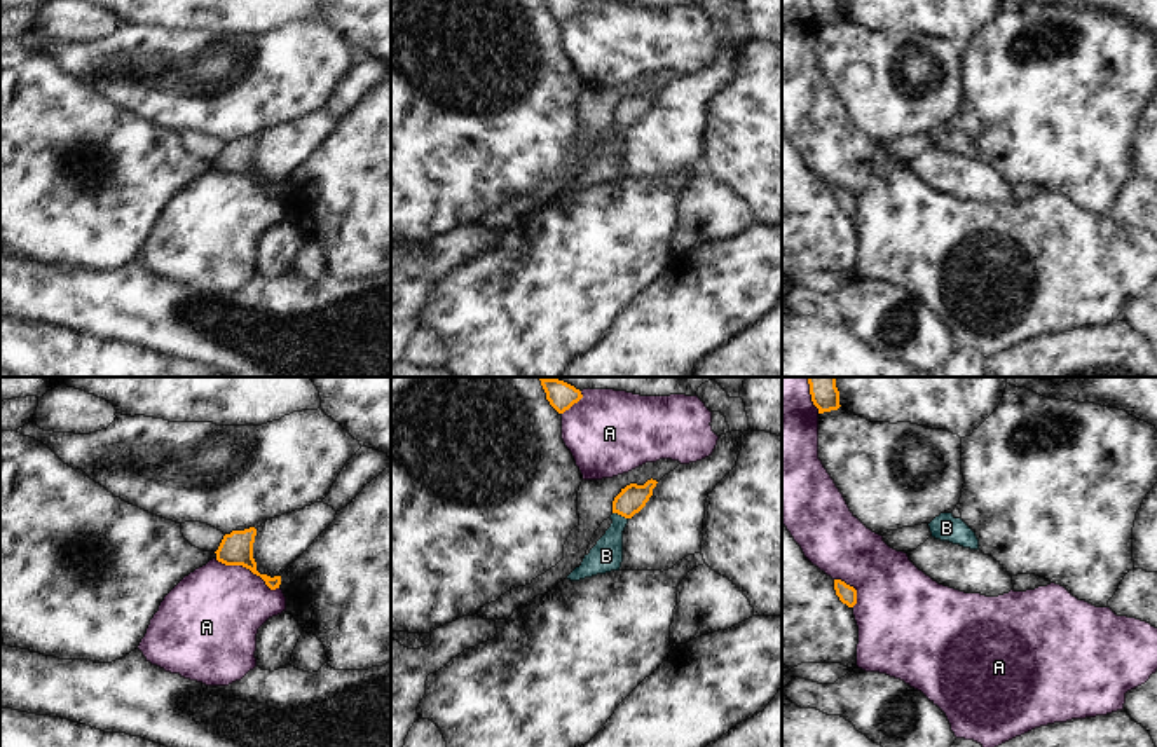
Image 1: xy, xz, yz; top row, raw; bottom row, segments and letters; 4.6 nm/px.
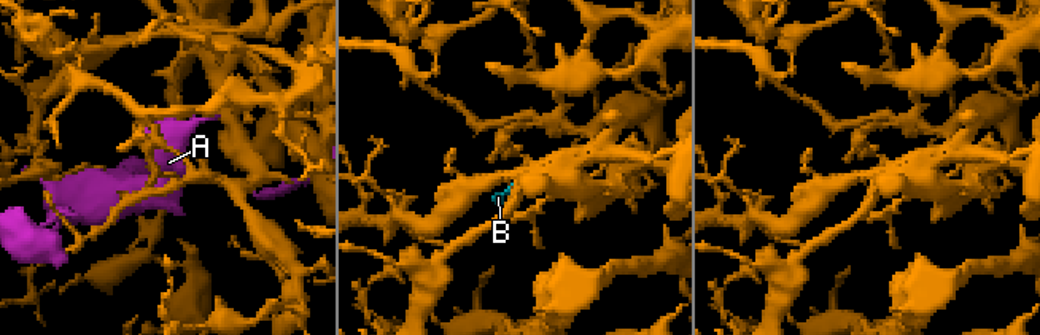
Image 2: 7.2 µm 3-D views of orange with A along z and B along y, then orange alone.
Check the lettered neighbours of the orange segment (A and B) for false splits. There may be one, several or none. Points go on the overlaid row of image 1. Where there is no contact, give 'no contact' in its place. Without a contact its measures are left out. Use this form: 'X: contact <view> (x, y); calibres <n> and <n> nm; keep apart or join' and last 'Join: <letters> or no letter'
A: contact xy (246, 568); calibres 160 and 420 nm; keep apart
B: contact xz (620, 513); calibres 120 and 150 nm; join
Join: B

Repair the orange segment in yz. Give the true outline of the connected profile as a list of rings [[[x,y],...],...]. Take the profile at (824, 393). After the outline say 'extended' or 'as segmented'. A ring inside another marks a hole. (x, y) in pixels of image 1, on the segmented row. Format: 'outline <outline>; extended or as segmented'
outline [[[808,377],[810,394],[818,414],[838,410],[839,391],[836,387],[836,377]]]; as segmented

